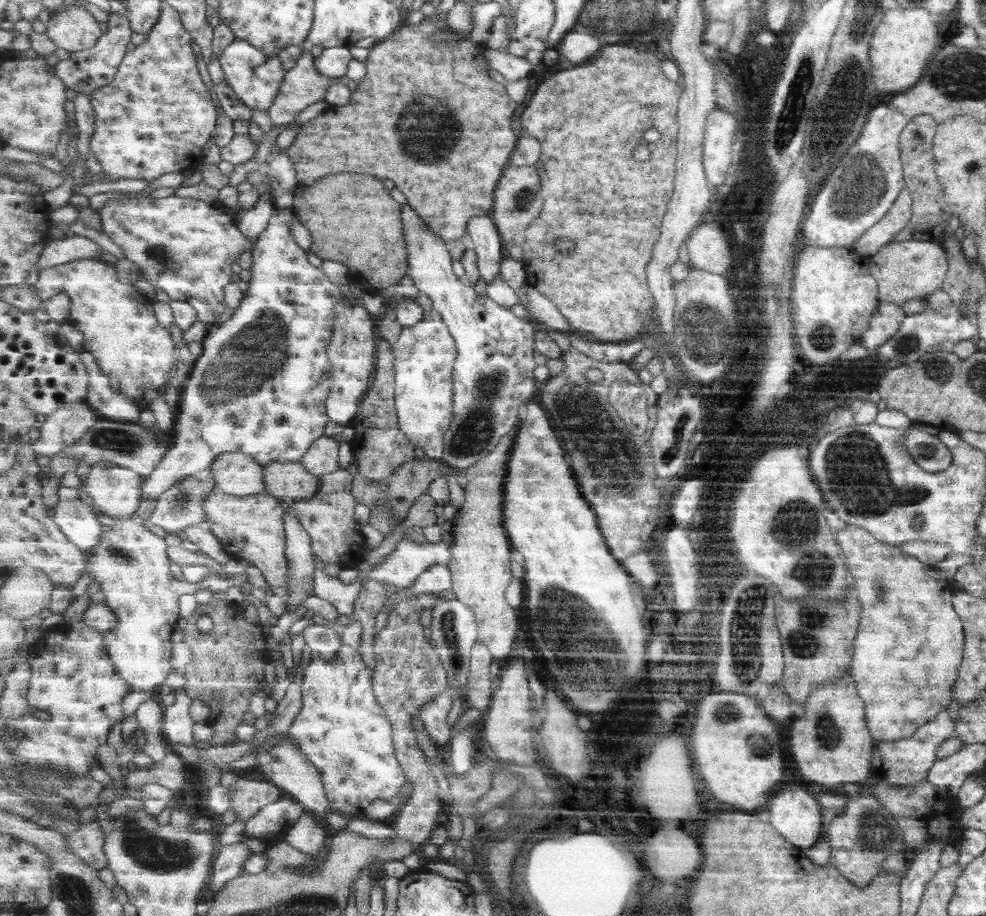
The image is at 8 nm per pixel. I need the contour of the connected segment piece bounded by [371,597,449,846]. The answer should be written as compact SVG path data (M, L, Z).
M418 598L399 601L388 616L388 623L377 635L373 643L377 666L373 668L373 694L379 704L386 709L386 717L394 728L395 754L406 773L406 780L414 784L410 796L400 806L399 817L394 829L398 838L419 843L429 842L434 830L439 826L439 814L443 812L444 802L435 774L425 762L426 753L417 744L417 733L413 728L413 718L422 714L422 706L435 701L437 695L448 691L449 673L443 667L439 654L433 644L427 642L421 626L424 608Z

